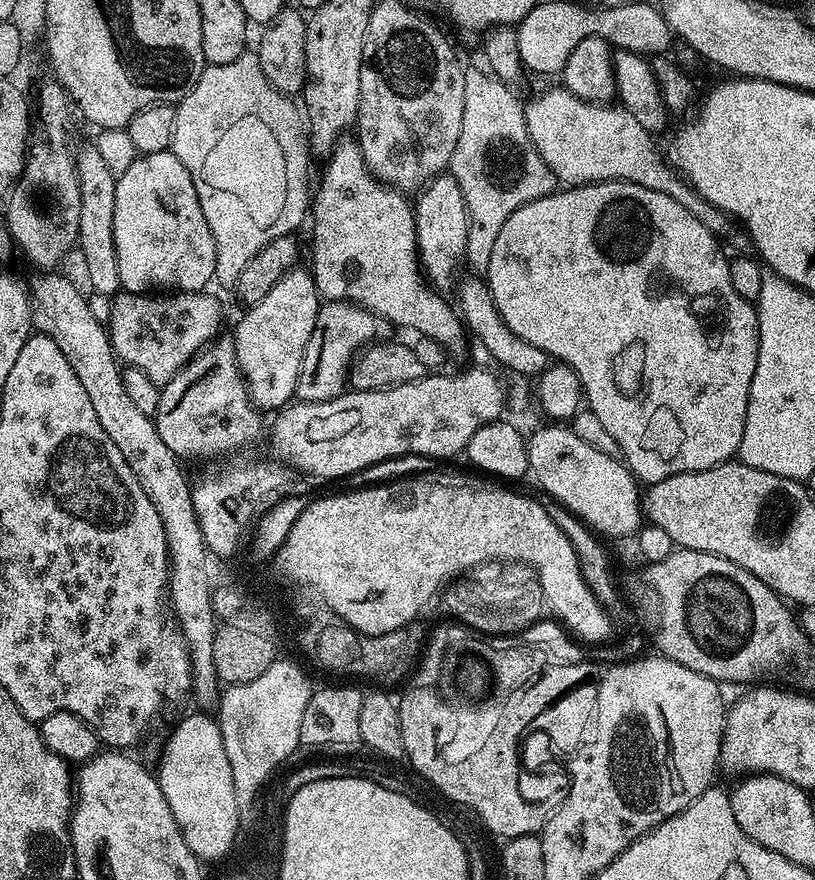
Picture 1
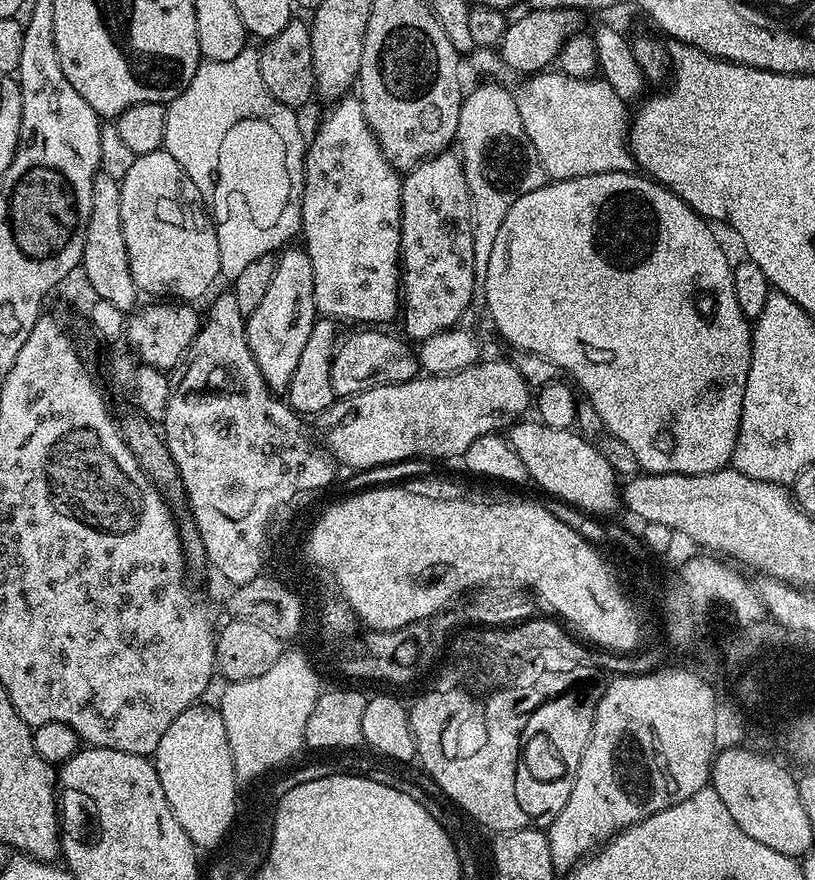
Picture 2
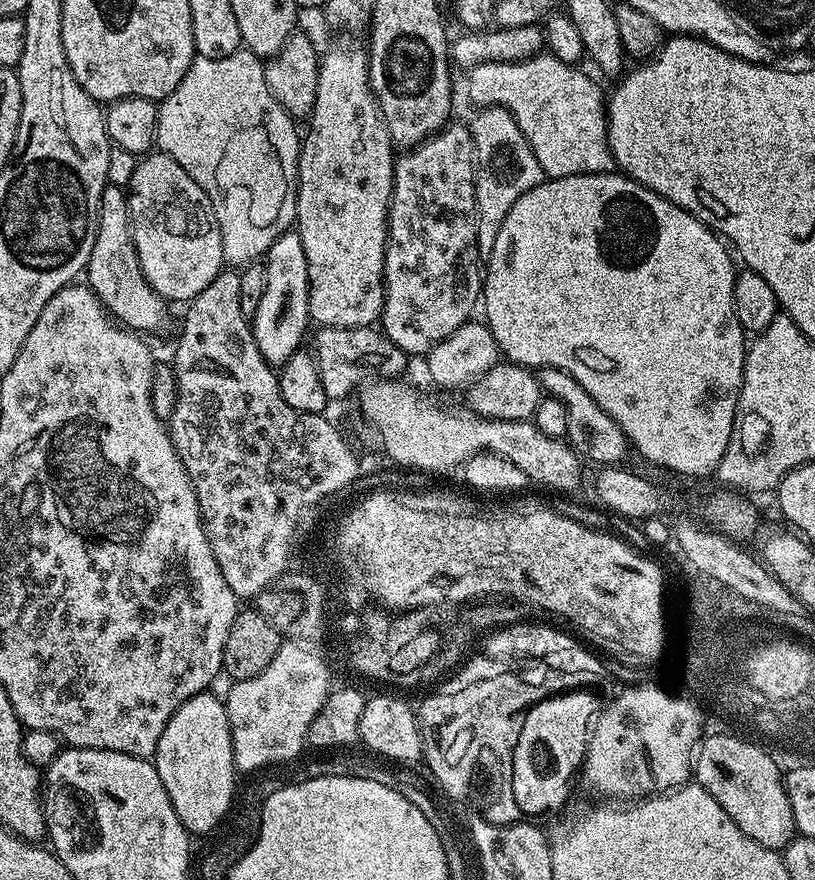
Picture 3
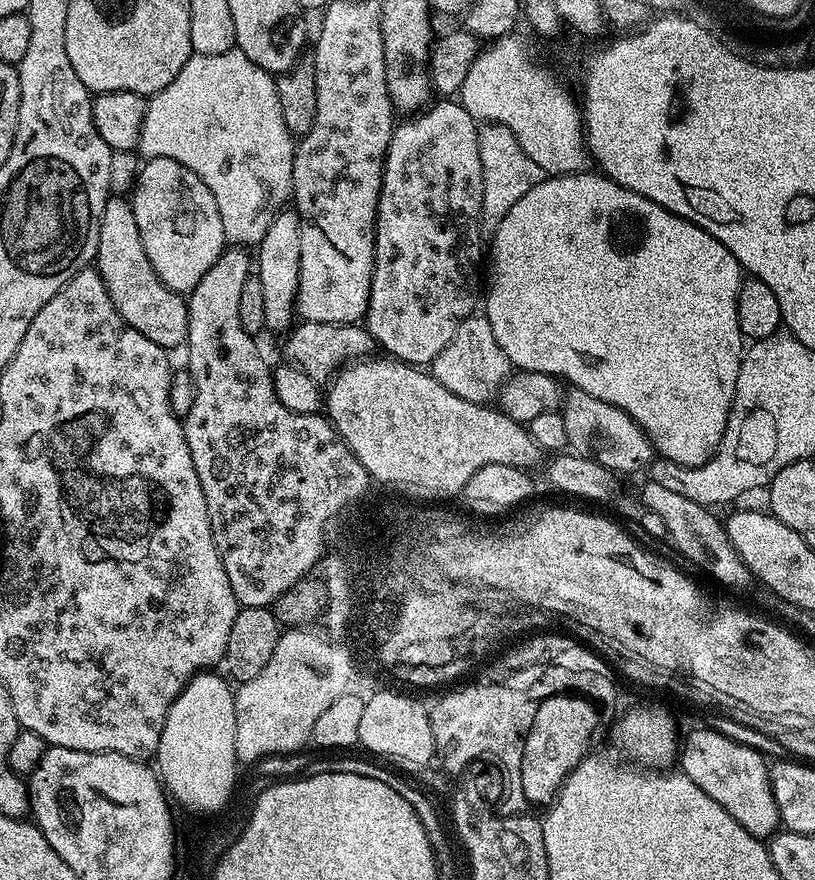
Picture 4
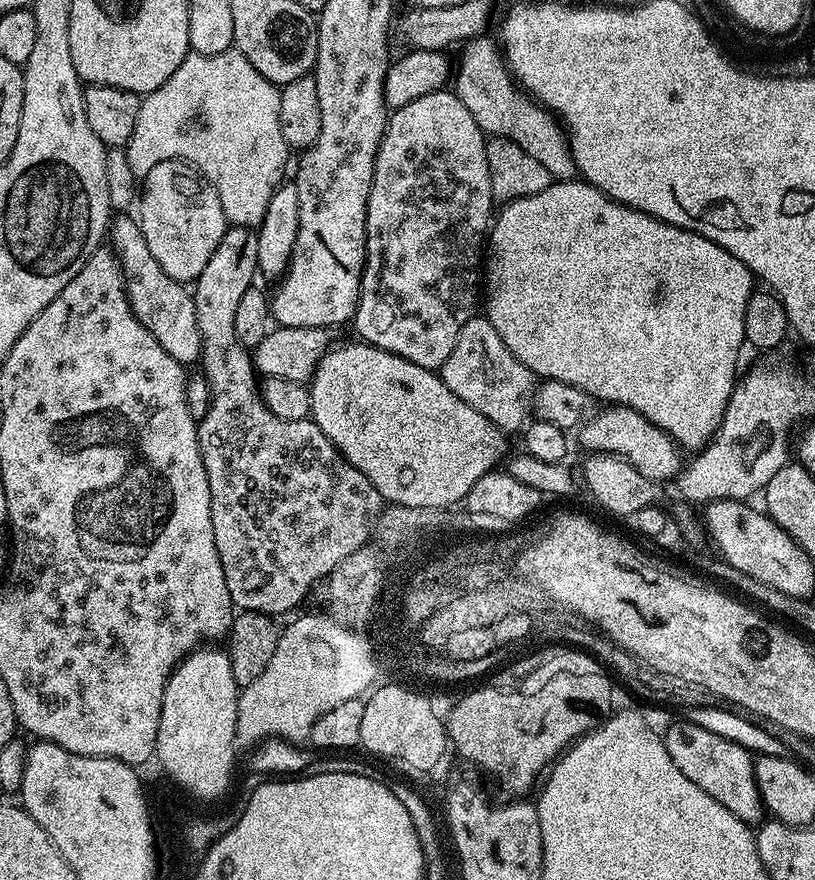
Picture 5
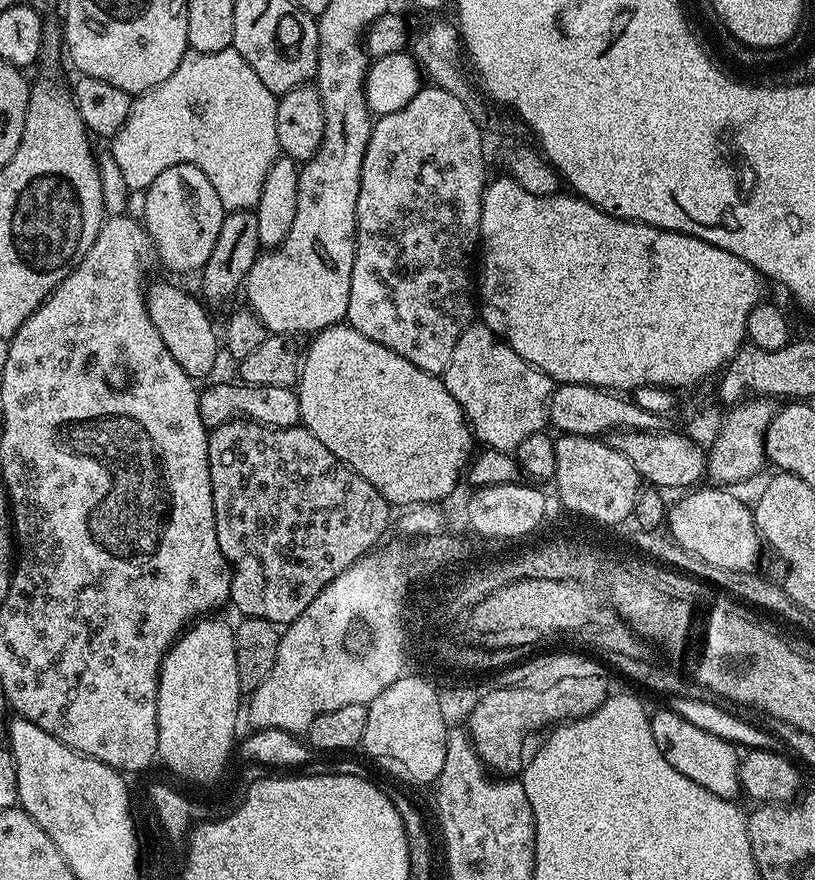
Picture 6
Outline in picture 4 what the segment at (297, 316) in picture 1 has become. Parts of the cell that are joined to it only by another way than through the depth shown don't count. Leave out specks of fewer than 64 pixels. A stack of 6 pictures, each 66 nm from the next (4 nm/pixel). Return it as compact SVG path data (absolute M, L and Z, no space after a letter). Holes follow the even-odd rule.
M285 206L272 219L254 252L254 276L261 284L265 302L265 329L273 328L279 334L284 334L293 327L301 258L300 213L295 207Z

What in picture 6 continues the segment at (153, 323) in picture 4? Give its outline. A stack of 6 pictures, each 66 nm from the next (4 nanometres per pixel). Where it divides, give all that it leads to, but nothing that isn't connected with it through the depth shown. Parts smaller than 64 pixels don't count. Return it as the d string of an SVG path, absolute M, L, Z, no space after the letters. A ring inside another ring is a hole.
M149 283L144 297L150 322L154 322L154 330L162 334L166 350L170 350L174 362L178 362L178 366L186 370L186 374L193 382L201 382L200 380L206 379L215 370L216 355L222 352L221 337L208 318L209 309L199 299L197 300L186 289L179 288L176 284Z

